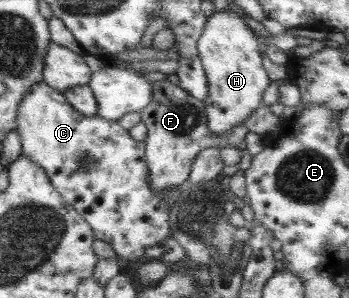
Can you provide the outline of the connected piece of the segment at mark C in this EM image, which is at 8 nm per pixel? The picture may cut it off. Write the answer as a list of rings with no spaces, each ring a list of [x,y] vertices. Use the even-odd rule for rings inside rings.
[[[45,81],[33,87],[23,101],[18,130],[24,143],[24,155],[29,155],[47,171],[67,203],[79,210],[94,227],[98,240],[112,245],[118,256],[129,261],[149,260],[147,247],[161,246],[172,237],[169,211],[181,195],[181,186],[155,192],[150,180],[149,161],[145,159],[145,142],[133,139],[117,121],[85,115],[67,99],[66,94]]]

